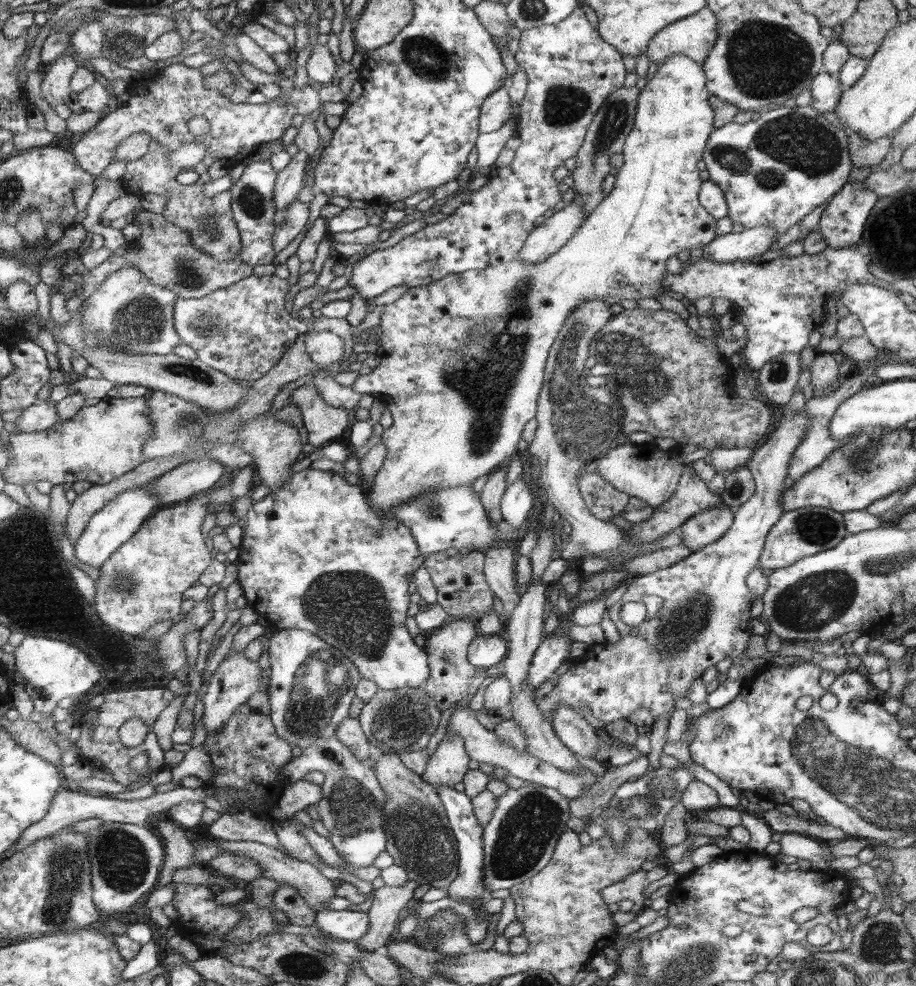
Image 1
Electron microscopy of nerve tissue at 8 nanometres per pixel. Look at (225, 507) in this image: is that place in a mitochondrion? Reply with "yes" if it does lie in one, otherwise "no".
yes

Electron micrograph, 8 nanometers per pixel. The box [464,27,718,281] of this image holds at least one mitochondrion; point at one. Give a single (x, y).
(563, 104)

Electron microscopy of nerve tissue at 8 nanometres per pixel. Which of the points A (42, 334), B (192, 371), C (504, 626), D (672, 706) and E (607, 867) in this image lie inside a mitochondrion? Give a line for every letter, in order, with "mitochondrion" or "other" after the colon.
A: other
B: mitochondrion
C: other
D: other
E: other

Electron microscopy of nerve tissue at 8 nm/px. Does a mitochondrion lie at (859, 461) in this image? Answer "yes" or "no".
yes

